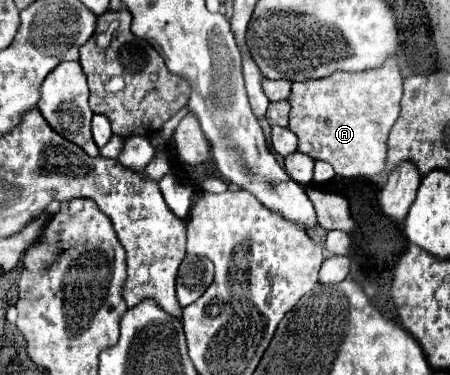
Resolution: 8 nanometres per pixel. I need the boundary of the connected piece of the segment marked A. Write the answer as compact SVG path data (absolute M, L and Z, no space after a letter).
M398 58L388 60L382 68L364 72L334 72L320 80L294 82L288 96L290 124L288 128L298 136L298 150L314 160L332 164L334 172L342 178L372 178L388 172L388 134L400 114L402 76L398 70Z

